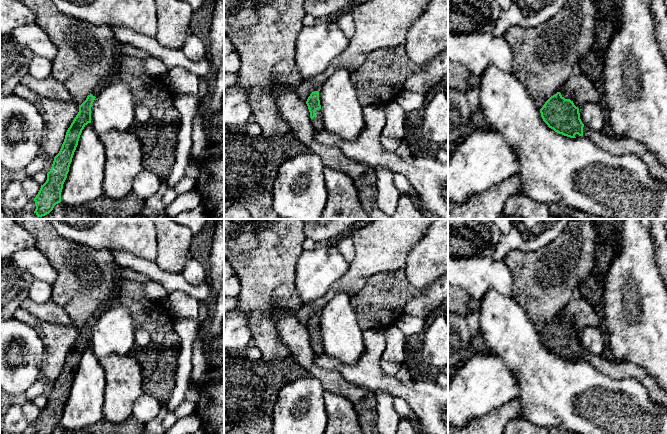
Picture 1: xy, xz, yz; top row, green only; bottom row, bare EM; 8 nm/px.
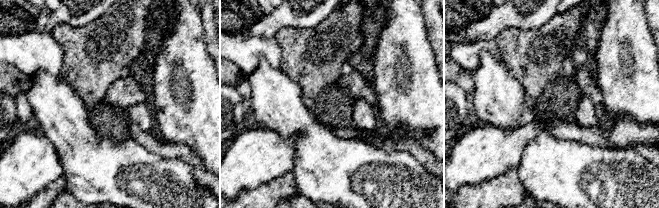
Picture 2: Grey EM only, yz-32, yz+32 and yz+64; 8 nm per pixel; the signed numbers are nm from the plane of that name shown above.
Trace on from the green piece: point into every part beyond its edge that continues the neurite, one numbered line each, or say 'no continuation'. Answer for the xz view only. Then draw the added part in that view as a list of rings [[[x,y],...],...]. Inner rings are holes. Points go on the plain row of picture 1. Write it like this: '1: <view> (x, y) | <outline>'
1: xz (317, 346) | [[[318,333],[315,336],[315,341],[311,343],[311,347],[315,352],[316,356],[325,354],[323,344],[322,344],[322,334]]]

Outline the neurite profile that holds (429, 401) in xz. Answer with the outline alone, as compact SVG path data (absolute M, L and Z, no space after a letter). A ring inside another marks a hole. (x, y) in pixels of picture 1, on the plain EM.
M385 329L364 331L363 342L365 350L354 365L345 365L326 354L316 356L314 363L325 369L337 370L348 382L363 386L374 393L384 391L391 394L394 398L403 398L417 415L424 434L448 434L448 386L441 387L433 379L419 382L411 380L401 383L394 376L384 373L380 367L380 360L387 346Z

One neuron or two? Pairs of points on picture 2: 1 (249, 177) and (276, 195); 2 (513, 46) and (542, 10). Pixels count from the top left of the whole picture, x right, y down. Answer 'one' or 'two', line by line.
1: two
2: two

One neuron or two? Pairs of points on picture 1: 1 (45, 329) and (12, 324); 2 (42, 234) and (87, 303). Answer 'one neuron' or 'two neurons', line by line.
1: two neurons
2: one neuron

